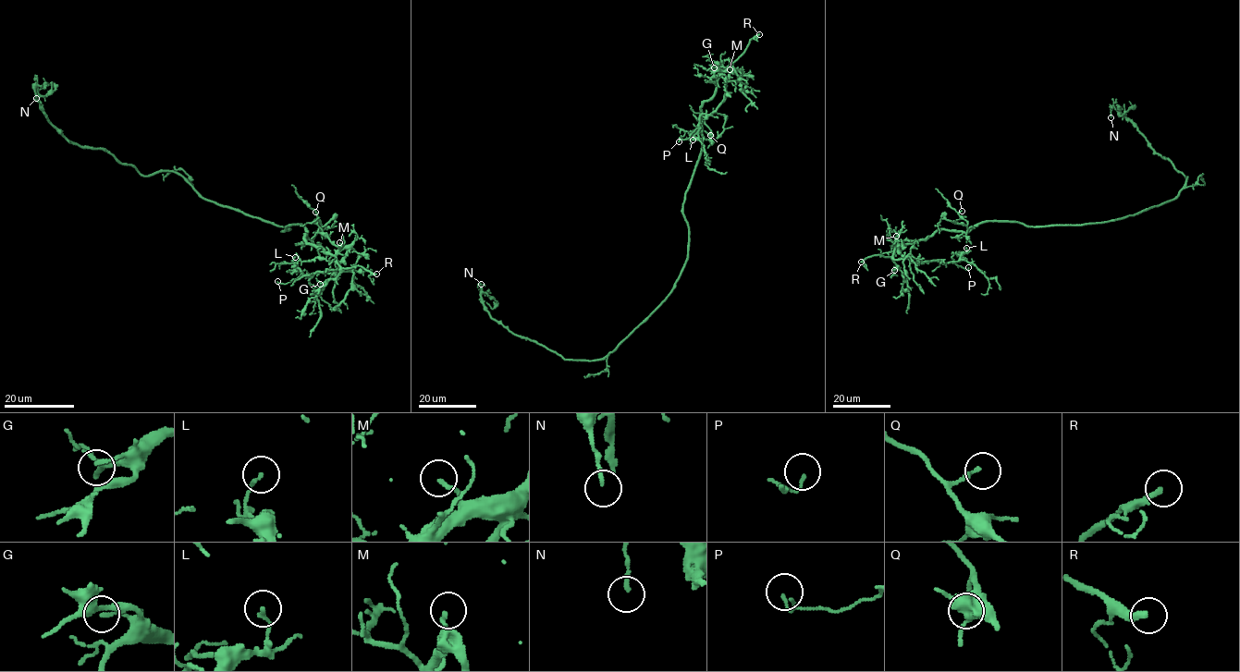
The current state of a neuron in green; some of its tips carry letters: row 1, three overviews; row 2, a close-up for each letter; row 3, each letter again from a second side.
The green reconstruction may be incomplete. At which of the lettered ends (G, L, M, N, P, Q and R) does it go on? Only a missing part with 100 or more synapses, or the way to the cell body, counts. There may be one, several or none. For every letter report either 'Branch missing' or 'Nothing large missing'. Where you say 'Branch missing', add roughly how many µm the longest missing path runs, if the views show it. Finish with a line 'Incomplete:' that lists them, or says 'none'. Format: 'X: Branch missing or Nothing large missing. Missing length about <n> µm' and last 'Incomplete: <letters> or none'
G: Nothing large missing
L: Nothing large missing
M: Nothing large missing
N: Nothing large missing
P: Nothing large missing
Q: Nothing large missing
R: Branch missing. Missing length about 60 µm
Incomplete: R

